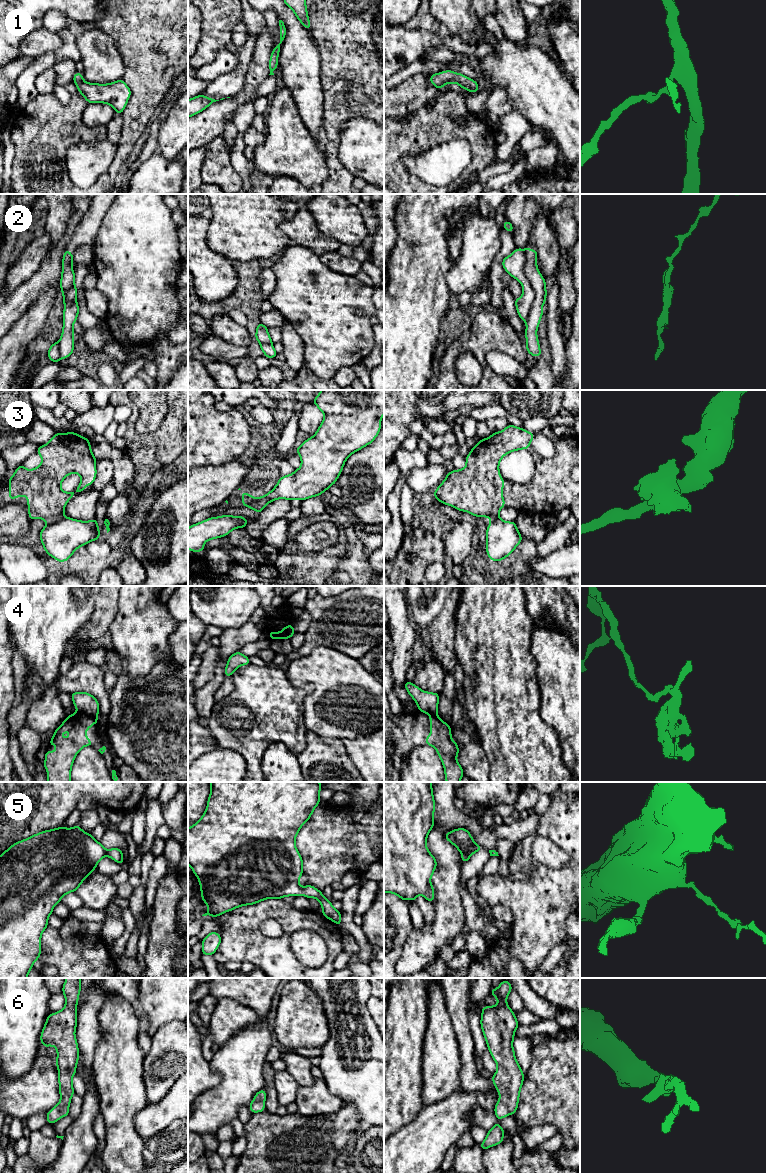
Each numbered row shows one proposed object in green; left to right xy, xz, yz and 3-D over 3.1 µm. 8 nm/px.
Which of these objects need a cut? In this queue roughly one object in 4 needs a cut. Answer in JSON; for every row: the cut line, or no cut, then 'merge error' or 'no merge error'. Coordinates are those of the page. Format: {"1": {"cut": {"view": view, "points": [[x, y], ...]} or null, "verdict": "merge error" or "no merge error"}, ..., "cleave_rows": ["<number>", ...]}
{"1": {"cut": null, "verdict": "no merge error"}, "2": {"cut": {"view": "yz", "points": [[524, 250], [523, 273], [534, 292], [534, 300], [526, 321]]}, "verdict": "merge error"}, "3": {"cut": {"view": "xy", "points": [[62, 516], [47, 522]]}, "verdict": "merge error"}, "4": {"cut": {"view": "xy", "points": [[77, 711], [96, 718]]}, "verdict": "merge error"}, "5": {"cut": null, "verdict": "no merge error"}, "6": {"cut": null, "verdict": "no merge error"}, "cleave_rows": ["2", "3", "4"]}

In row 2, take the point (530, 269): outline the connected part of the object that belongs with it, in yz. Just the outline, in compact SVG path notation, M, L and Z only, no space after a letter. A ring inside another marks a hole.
M525 249L526 261L523 272L535 292L535 299L526 321L526 350L533 357L542 356L537 337L537 329L543 315L543 304L546 303L546 281L537 268L537 249Z

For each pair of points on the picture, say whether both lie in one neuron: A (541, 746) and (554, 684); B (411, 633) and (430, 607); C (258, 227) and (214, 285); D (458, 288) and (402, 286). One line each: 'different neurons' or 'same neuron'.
A: different neurons
B: different neurons
C: different neurons
D: different neurons

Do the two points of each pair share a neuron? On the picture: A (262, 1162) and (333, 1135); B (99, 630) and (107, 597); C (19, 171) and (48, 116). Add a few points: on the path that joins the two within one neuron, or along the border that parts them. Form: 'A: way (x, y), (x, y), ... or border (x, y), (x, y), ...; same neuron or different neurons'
A: way (280, 1162), (287, 1162), (296, 1153), (315, 1142); same neuron
B: way (99, 622), (104, 614), (106, 605); same neuron
C: way (25, 157), (40, 142), (41, 134), (44, 130); same neuron

